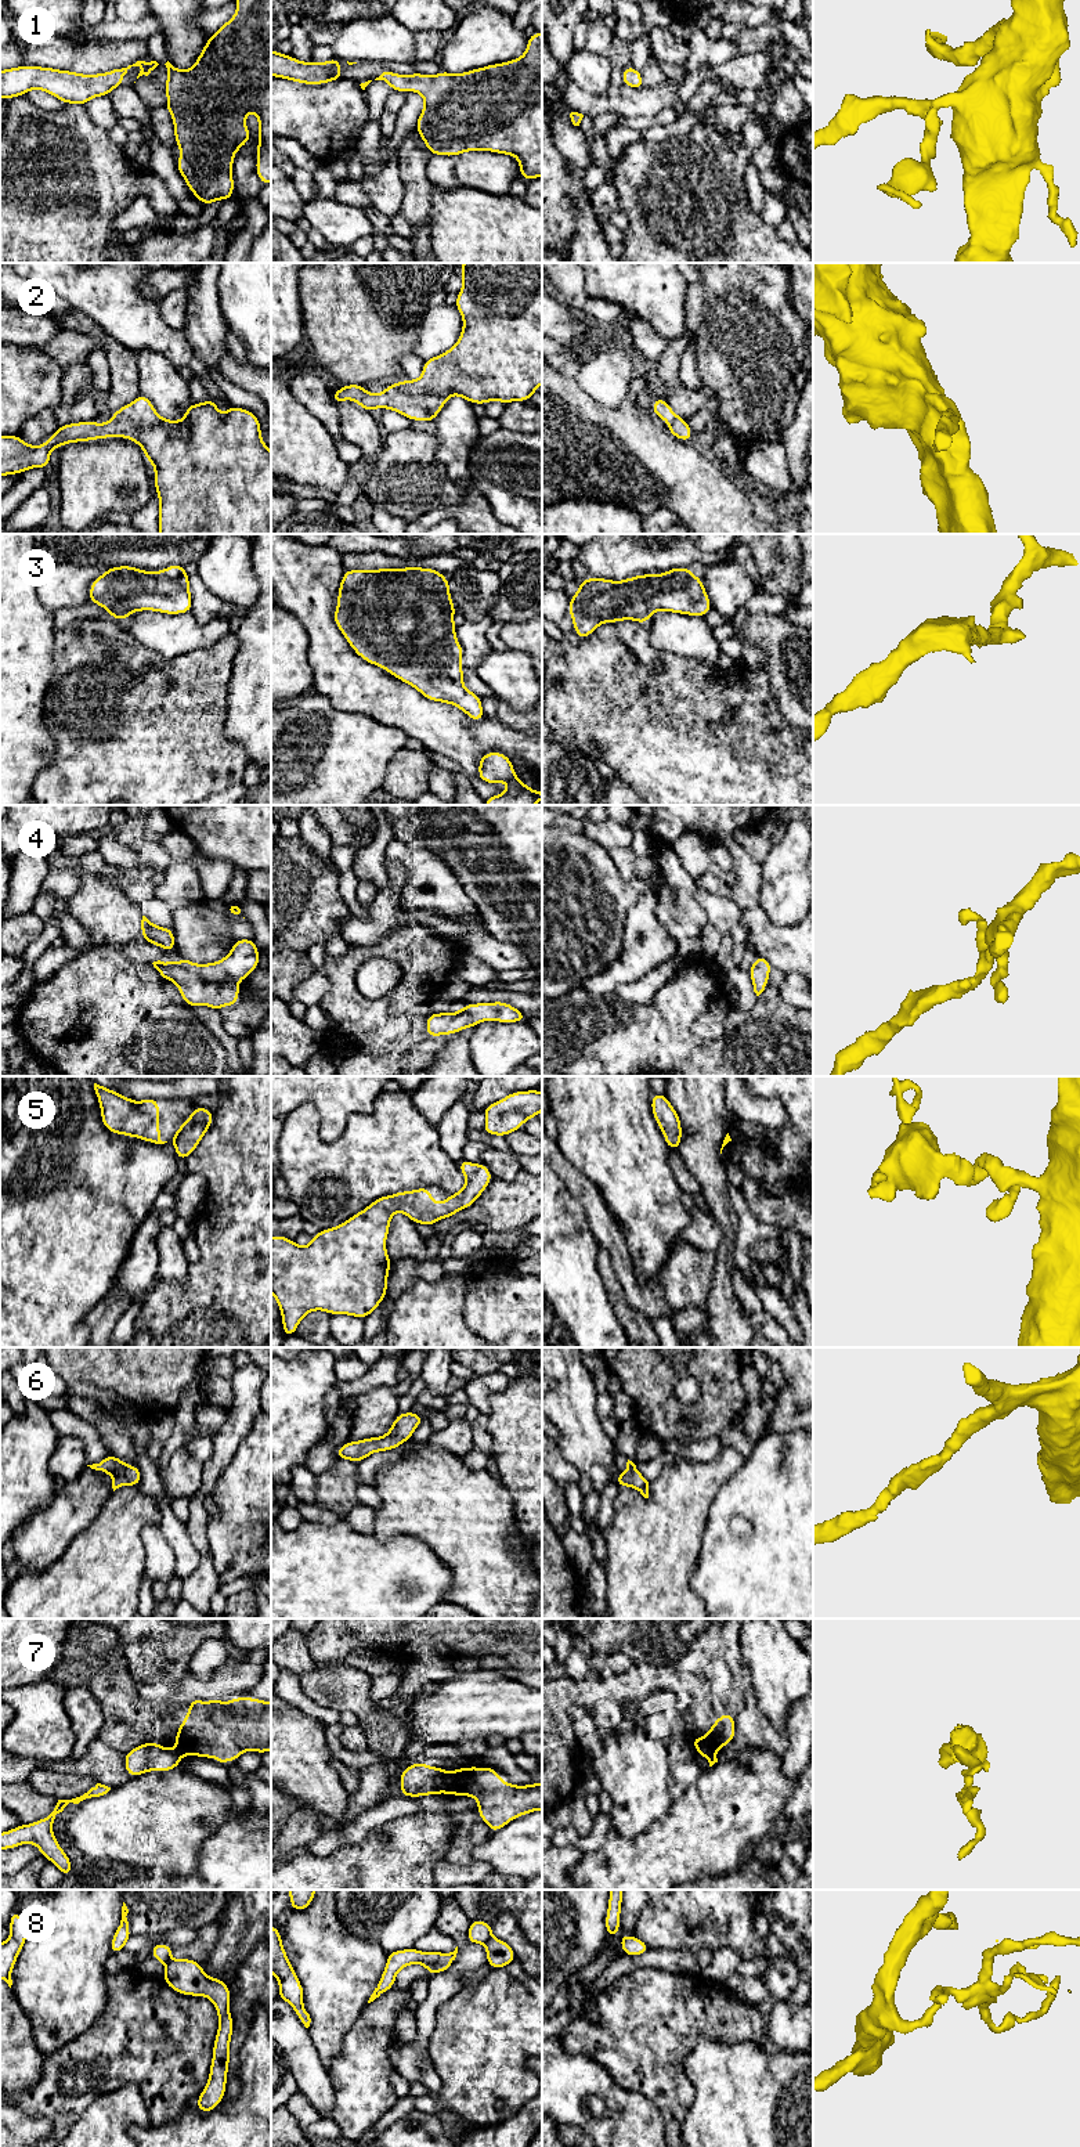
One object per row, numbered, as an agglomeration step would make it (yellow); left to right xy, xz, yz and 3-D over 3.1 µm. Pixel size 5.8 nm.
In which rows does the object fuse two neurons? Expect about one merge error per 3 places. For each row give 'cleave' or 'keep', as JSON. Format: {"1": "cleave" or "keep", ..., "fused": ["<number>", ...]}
{"1": "keep", "2": "keep", "3": "keep", "4": "keep", "5": "keep", "6": "keep", "7": "cleave", "8": "keep", "fused": ["7"]}

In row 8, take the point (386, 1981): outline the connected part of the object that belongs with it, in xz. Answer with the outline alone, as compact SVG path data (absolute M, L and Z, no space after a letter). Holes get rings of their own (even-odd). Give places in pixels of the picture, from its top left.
M458 1946L454 1952L420 1952L415 1948L394 1951L387 1953L387 1964L383 1970L380 1981L371 1995L368 2003L373 2002L380 1995L386 1993L390 1988L394 1987L395 1977L400 1970L409 1964L423 1964L430 1977L448 1970L458 1953Z

